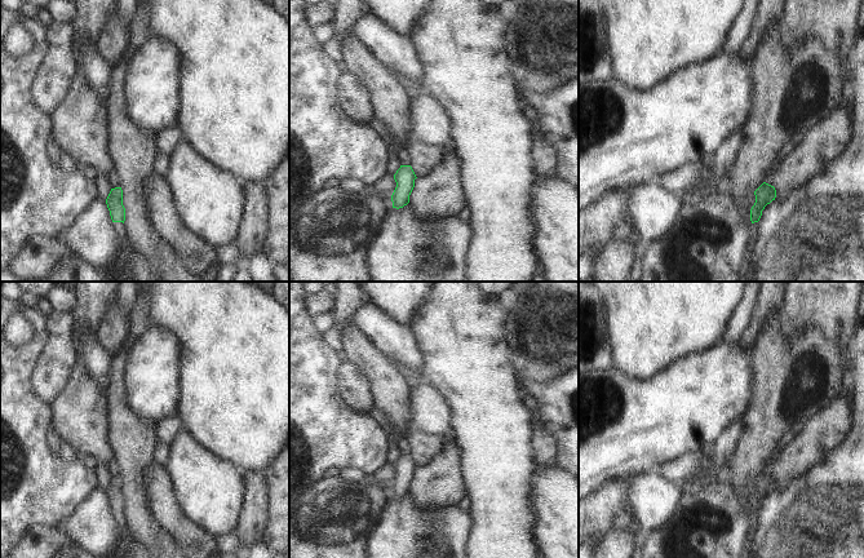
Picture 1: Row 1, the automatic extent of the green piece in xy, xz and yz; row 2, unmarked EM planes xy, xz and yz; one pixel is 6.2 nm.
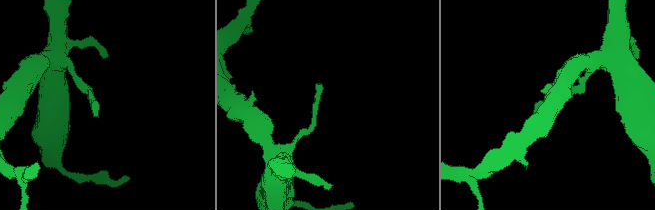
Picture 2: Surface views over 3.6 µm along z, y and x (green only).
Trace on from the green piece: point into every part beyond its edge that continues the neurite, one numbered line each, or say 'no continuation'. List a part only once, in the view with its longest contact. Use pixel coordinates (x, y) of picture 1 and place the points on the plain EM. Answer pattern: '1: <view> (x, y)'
1: xy (120, 517)

